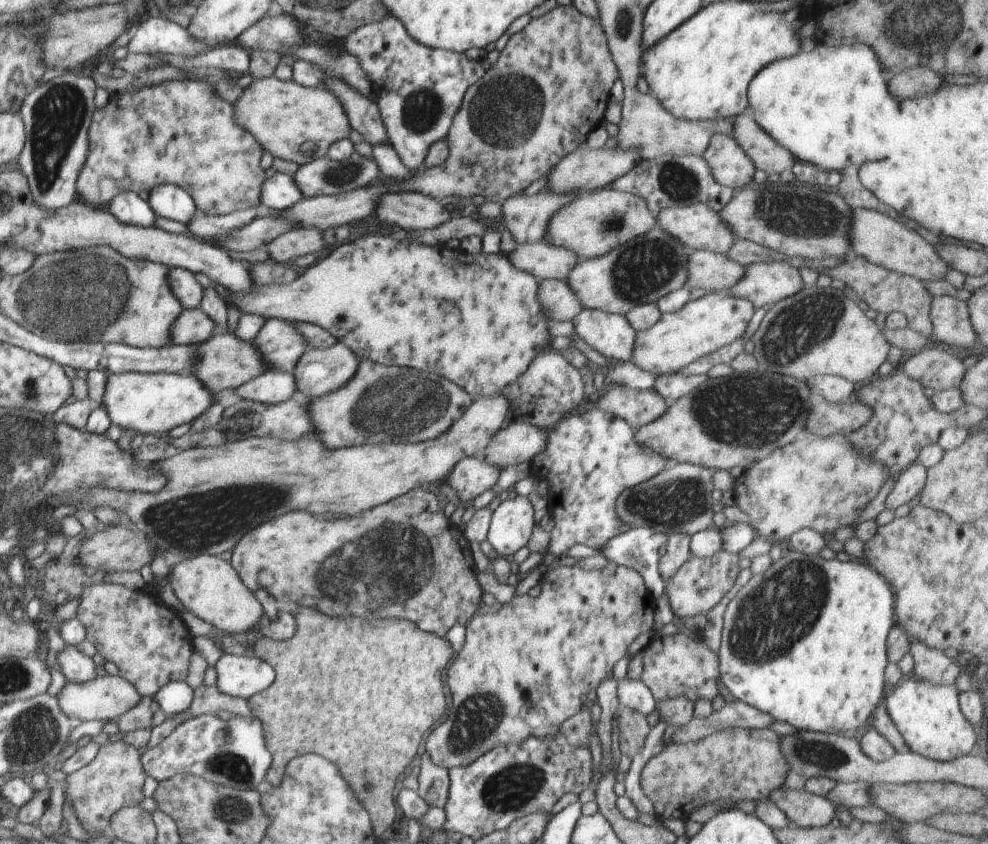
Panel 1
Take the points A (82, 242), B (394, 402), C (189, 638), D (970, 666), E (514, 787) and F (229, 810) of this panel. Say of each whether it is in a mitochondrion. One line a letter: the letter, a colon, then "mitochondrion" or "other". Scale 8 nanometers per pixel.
A: mitochondrion
B: mitochondrion
C: other
D: other
E: mitochondrion
F: mitochondrion

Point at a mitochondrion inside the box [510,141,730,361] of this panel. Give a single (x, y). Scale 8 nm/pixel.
(647, 267)

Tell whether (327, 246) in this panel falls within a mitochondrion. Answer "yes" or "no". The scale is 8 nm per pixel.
no

